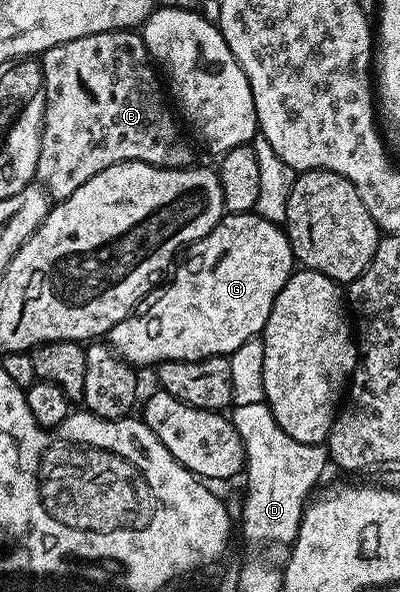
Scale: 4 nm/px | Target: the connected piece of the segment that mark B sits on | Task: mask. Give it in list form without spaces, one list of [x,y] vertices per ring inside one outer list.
[[[134,30],[106,31],[77,37],[77,41],[65,41],[65,45],[43,52],[41,66],[45,113],[35,179],[52,200],[68,199],[89,177],[97,177],[97,173],[109,169],[109,165],[151,163],[155,167],[189,167],[196,162],[186,137],[179,132],[180,120],[165,94],[160,72],[153,66],[142,34]]]

